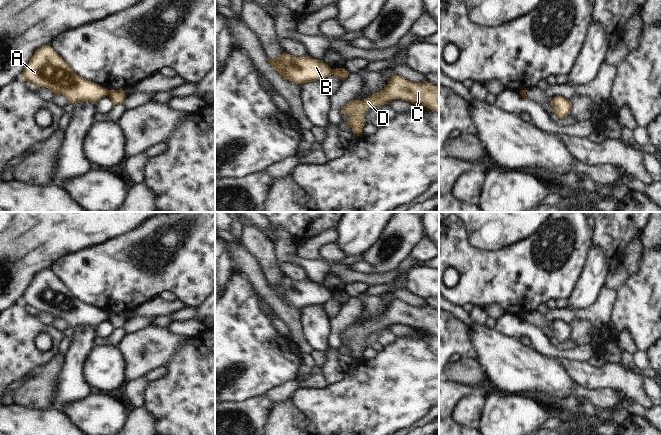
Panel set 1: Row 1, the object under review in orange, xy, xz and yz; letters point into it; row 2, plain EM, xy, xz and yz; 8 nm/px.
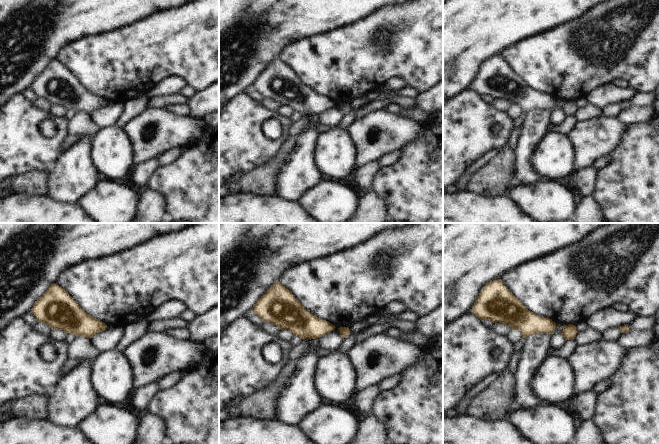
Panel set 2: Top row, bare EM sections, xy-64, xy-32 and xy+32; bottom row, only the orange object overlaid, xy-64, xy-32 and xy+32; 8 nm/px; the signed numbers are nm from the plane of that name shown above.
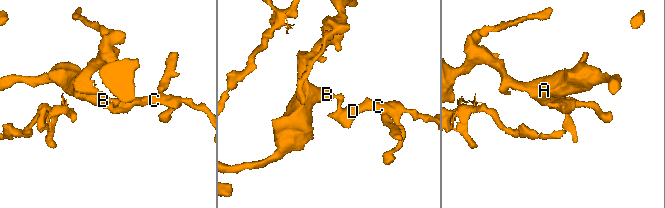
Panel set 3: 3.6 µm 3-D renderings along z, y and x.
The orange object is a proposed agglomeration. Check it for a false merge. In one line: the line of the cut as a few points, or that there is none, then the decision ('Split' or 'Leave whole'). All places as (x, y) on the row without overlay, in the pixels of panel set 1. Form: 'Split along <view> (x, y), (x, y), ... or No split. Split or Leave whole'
Split along xy (107, 314), (108, 319). Split

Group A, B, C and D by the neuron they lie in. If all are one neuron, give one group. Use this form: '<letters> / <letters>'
A B / C D

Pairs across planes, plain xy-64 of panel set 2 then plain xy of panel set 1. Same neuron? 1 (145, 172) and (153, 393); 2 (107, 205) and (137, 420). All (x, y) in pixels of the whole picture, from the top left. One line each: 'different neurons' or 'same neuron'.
1: different neurons
2: different neurons

